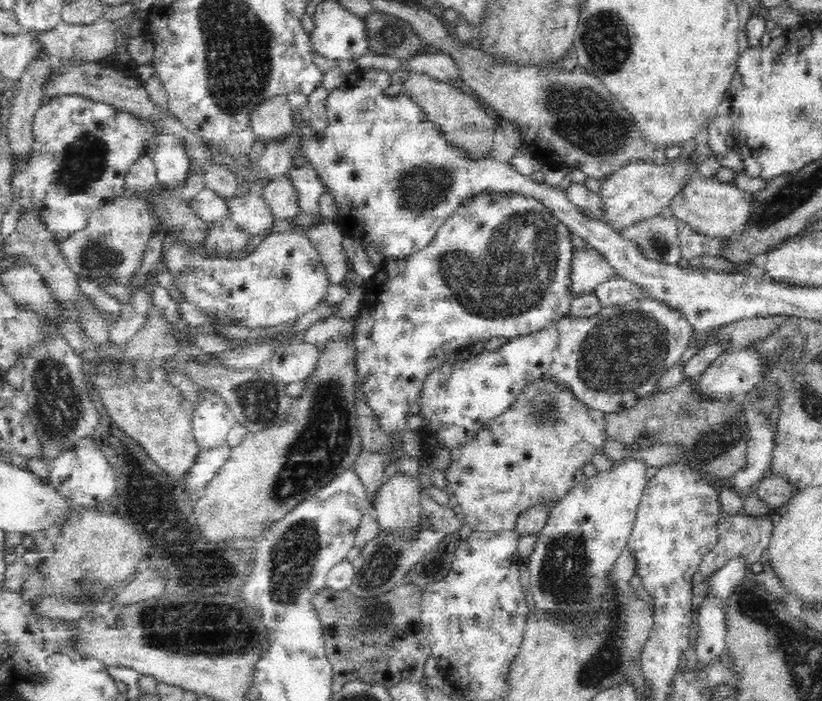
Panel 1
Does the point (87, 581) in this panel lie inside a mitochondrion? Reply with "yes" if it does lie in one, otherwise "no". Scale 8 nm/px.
yes

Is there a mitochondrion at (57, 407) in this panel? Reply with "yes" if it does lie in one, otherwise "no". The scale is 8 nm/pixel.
yes

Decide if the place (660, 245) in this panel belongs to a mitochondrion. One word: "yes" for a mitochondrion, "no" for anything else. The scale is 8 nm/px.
yes

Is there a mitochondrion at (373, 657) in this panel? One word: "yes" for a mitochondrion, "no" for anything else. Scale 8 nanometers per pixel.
no

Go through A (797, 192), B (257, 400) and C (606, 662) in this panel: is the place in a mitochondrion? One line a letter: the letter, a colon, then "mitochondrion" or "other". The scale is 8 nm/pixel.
A: mitochondrion
B: mitochondrion
C: mitochondrion

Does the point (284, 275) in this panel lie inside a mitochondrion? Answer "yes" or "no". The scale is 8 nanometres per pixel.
yes

